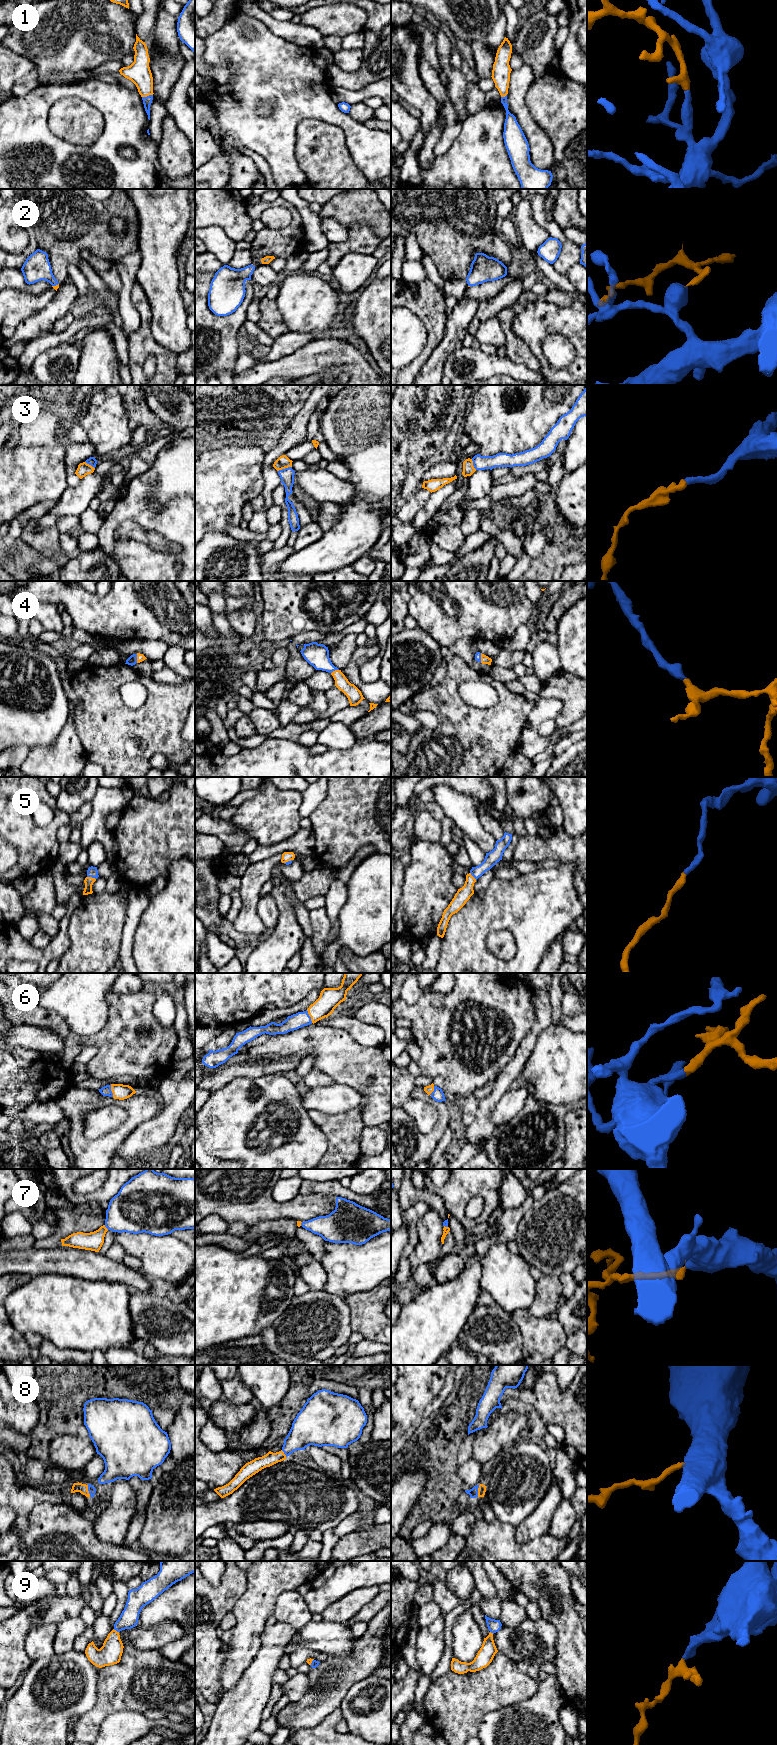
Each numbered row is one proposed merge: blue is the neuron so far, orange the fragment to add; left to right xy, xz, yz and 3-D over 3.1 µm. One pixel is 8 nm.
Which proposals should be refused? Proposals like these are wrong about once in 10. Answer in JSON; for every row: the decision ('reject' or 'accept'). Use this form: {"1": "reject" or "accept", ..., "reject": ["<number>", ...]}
{"1": "accept", "2": "accept", "3": "accept", "4": "accept", "5": "accept", "6": "accept", "7": "accept", "8": "accept", "9": "accept", "reject": []}

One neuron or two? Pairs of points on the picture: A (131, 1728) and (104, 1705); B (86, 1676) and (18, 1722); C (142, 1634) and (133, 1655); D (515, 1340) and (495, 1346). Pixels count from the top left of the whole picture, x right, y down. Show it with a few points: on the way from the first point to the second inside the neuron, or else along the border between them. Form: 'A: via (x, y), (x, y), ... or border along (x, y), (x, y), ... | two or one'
A: border along (137, 1711), (110, 1713), (102, 1721), (99, 1731) | two
B: via (74, 1695), (64, 1698), (54, 1713), (38, 1715) | one
C: border along (128, 1629), (128, 1639), (136, 1647), (159, 1650) | two
D: via (510, 1340), (500, 1341) | one

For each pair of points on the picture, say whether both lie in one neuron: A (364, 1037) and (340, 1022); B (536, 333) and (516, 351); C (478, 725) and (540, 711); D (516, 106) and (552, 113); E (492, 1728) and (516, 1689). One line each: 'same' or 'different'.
A: same
B: different
C: different
D: different
E: different

